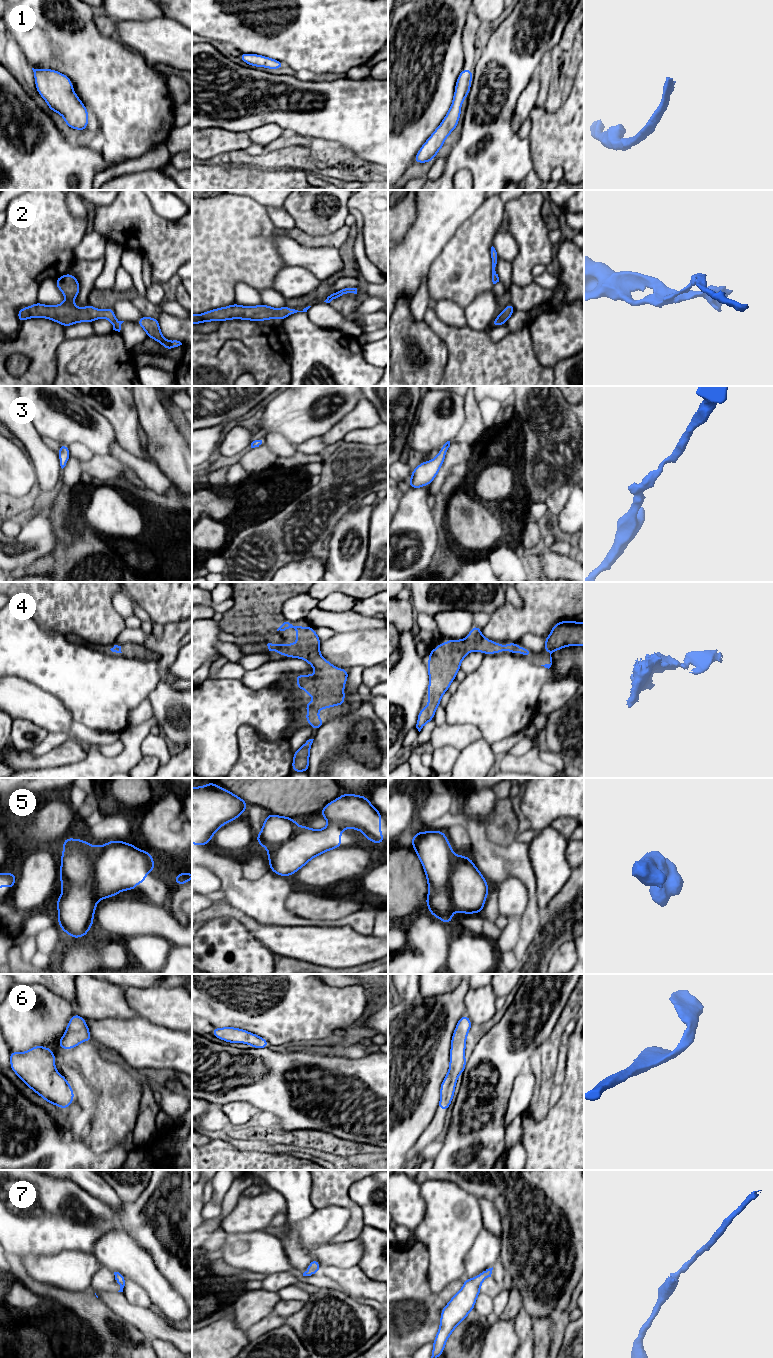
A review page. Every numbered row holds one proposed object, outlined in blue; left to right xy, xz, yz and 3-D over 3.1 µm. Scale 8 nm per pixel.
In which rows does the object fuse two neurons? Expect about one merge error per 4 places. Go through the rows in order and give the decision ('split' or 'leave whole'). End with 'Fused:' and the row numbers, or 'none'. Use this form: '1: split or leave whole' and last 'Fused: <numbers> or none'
1: leave whole
2: leave whole
3: leave whole
4: leave whole
5: leave whole
6: leave whole
7: leave whole
Fused: none

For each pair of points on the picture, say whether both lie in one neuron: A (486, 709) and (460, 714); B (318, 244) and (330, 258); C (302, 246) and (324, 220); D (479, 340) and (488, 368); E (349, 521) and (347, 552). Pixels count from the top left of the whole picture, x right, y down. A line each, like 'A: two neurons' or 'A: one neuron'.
A: one neuron
B: one neuron
C: two neurons
D: one neuron
E: one neuron

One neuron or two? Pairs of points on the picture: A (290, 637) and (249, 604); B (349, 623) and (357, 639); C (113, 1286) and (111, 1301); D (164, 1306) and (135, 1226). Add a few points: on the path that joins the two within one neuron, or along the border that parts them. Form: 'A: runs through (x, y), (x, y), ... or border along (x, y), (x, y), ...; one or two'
A: runs through (280, 632), (276, 631), (259, 614); one
B: border along (376, 628), (339, 631), (336, 633); two
C: border along (117, 1291), (95, 1292); two
D: border along (144, 1250), (149, 1254), (158, 1269); two

